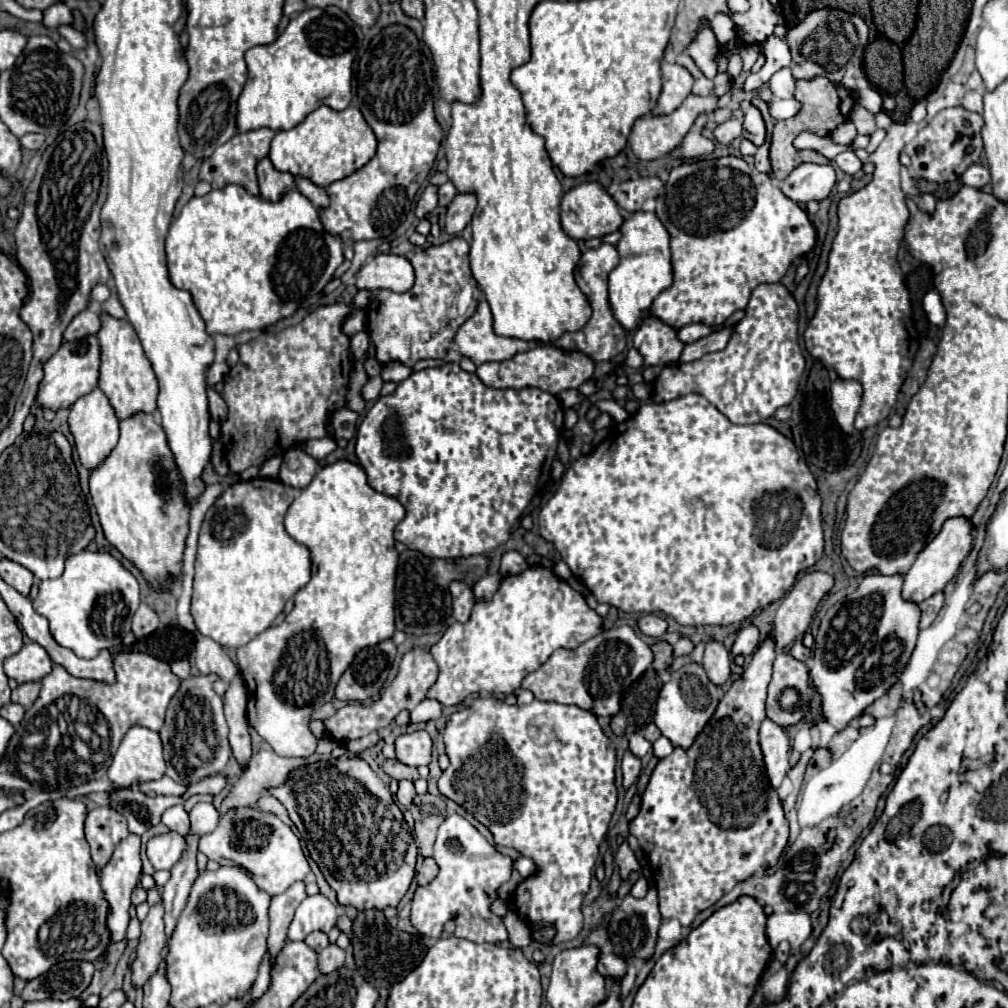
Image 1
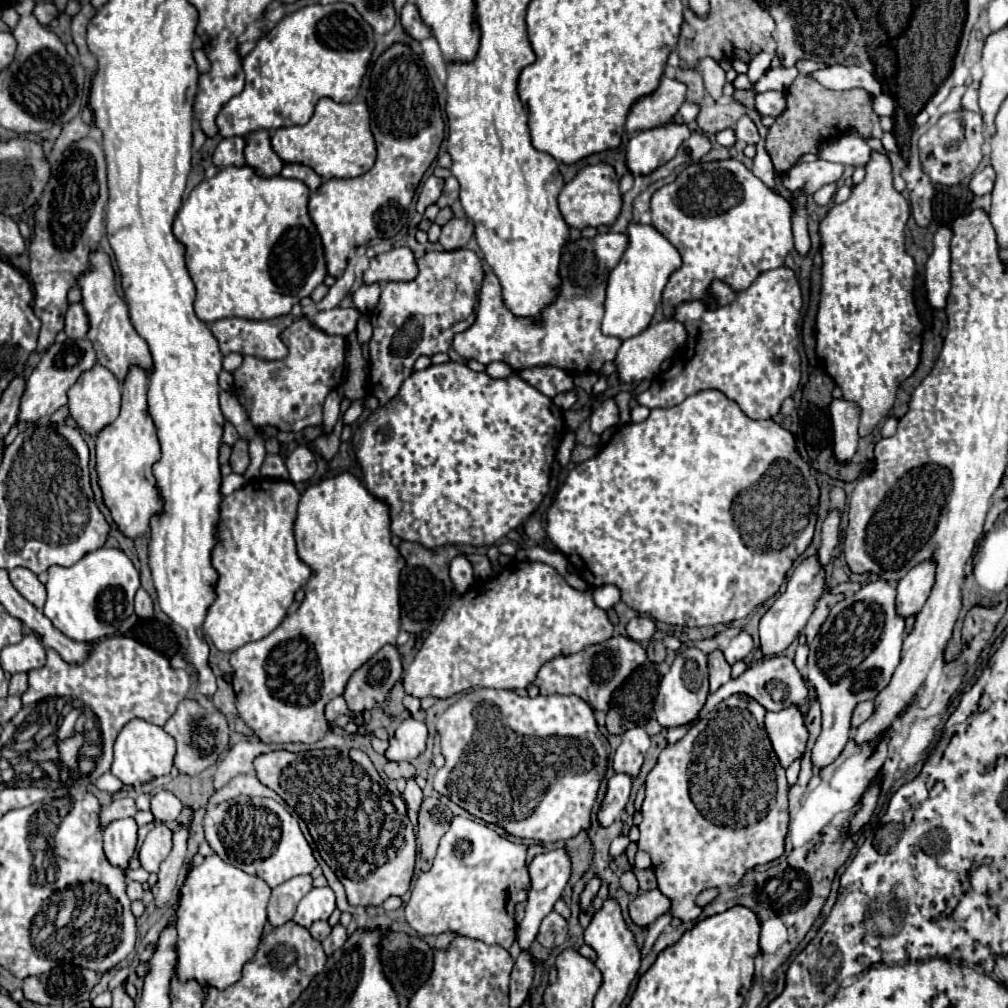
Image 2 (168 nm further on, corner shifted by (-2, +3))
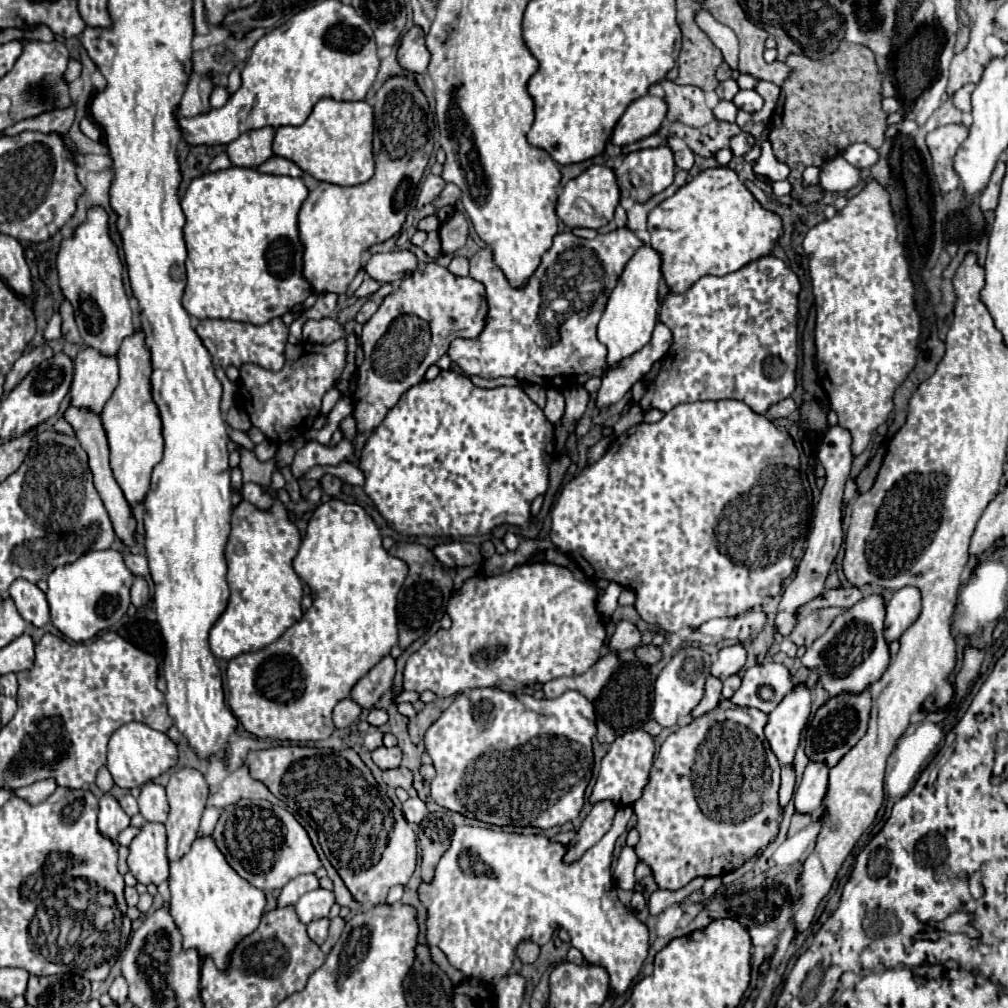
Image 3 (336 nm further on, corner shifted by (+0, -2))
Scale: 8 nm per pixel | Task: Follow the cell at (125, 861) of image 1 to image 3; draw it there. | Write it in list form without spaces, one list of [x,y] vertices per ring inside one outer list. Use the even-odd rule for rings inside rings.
[[[104,793],[100,799],[100,811],[98,811],[98,829],[108,839],[116,841],[116,835],[124,831],[130,825],[130,817],[122,811],[120,803],[114,795]]]

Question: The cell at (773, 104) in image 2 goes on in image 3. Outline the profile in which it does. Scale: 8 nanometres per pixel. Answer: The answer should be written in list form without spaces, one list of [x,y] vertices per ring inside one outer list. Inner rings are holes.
[[[740,89],[740,91],[734,95],[732,103],[734,103],[738,109],[744,109],[744,111],[748,111],[748,113],[756,113],[756,111],[762,109],[764,99],[762,99],[754,89],[752,89],[752,91]]]

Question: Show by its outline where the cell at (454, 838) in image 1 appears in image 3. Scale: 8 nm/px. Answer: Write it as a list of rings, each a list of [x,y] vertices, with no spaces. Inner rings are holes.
[[[620,807],[610,831],[574,863],[564,863],[566,845],[550,841],[544,835],[518,835],[468,825],[456,827],[452,845],[436,867],[434,881],[422,883],[418,889],[420,901],[428,907],[428,943],[438,945],[446,953],[450,965],[462,971],[466,977],[482,979],[482,983],[492,987],[498,983],[498,979],[508,975],[520,943],[534,941],[542,947],[550,941],[554,931],[566,929],[572,947],[576,947],[588,963],[608,969],[612,991],[626,991],[642,969],[650,939],[648,927],[638,921],[638,917],[634,917],[626,905],[620,903],[618,893],[614,901],[614,881],[610,873],[614,843],[626,831],[630,815],[630,807]],[[494,881],[508,893],[494,893]]]

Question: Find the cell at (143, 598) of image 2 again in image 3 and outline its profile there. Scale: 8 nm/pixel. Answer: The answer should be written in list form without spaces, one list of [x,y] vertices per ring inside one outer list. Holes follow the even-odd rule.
[[[134,577],[134,585],[130,589],[130,595],[132,595],[132,605],[134,607],[142,607],[148,603],[148,583],[144,577]]]

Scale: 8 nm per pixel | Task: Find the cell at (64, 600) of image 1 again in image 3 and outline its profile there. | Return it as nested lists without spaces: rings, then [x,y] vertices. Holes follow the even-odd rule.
[[[114,549],[90,551],[74,563],[56,567],[48,575],[46,599],[50,603],[50,619],[54,627],[68,639],[80,643],[96,637],[102,629],[112,627],[130,607],[130,587],[134,575]]]

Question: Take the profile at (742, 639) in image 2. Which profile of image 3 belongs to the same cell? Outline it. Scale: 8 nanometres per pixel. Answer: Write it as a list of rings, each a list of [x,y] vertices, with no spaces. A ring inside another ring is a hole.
[[[732,645],[732,647],[724,647],[718,653],[718,659],[714,661],[710,675],[718,677],[720,681],[724,681],[726,677],[738,673],[742,669],[742,665],[746,663],[746,649],[742,645]]]

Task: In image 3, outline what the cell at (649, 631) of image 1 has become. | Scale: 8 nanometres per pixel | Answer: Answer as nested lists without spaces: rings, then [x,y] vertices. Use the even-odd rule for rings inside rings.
[[[618,621],[616,623],[616,633],[612,635],[608,647],[614,653],[626,651],[626,649],[636,649],[640,645],[640,631],[636,629],[634,623],[630,621]]]

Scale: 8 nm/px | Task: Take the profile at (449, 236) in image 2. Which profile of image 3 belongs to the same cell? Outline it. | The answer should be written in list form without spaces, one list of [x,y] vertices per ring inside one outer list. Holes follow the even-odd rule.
[[[452,257],[452,263],[448,265],[448,271],[458,275],[458,277],[466,277],[468,275],[468,259],[464,257]]]

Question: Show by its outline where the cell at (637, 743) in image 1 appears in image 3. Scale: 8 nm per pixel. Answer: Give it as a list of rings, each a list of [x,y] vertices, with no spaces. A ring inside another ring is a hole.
[[[634,729],[616,737],[616,741],[610,745],[608,753],[602,759],[598,779],[590,795],[590,803],[596,805],[600,801],[612,801],[616,807],[630,807],[632,803],[636,803],[642,797],[642,791],[648,783],[654,751],[654,739],[642,729]]]

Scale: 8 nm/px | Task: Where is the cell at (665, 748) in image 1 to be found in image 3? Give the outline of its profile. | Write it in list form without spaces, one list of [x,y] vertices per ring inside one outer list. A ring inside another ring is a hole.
[[[766,661],[746,669],[740,689],[730,699],[734,705],[756,707],[764,713],[776,709],[776,705],[792,691],[792,679],[784,665]]]

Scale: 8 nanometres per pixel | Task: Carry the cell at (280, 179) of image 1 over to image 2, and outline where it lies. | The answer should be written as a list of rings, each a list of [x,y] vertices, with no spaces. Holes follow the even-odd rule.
[[[258,130],[246,136],[244,154],[246,154],[246,164],[254,168],[258,176],[274,178],[280,176],[280,170],[284,168],[284,162],[270,146],[270,136],[266,130]]]

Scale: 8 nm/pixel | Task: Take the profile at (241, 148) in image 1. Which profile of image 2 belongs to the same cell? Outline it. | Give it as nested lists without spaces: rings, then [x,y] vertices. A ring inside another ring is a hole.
[[[232,136],[232,138],[222,138],[220,144],[216,146],[214,150],[214,156],[212,156],[212,162],[218,170],[226,168],[226,166],[246,166],[246,160],[244,160],[244,136]]]

